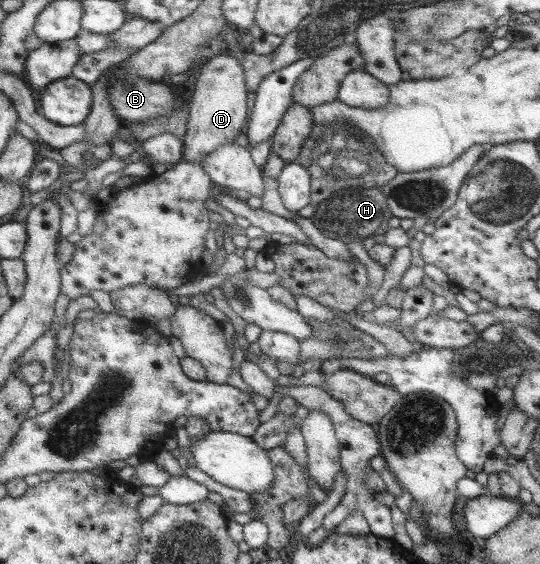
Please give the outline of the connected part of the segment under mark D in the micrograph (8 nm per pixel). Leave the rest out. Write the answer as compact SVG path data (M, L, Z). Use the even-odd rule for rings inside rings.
M222 53L201 67L190 104L187 133L183 139L183 160L201 165L211 151L216 151L226 143L232 143L239 133L245 132L249 121L247 92L245 73L241 63L232 55Z

